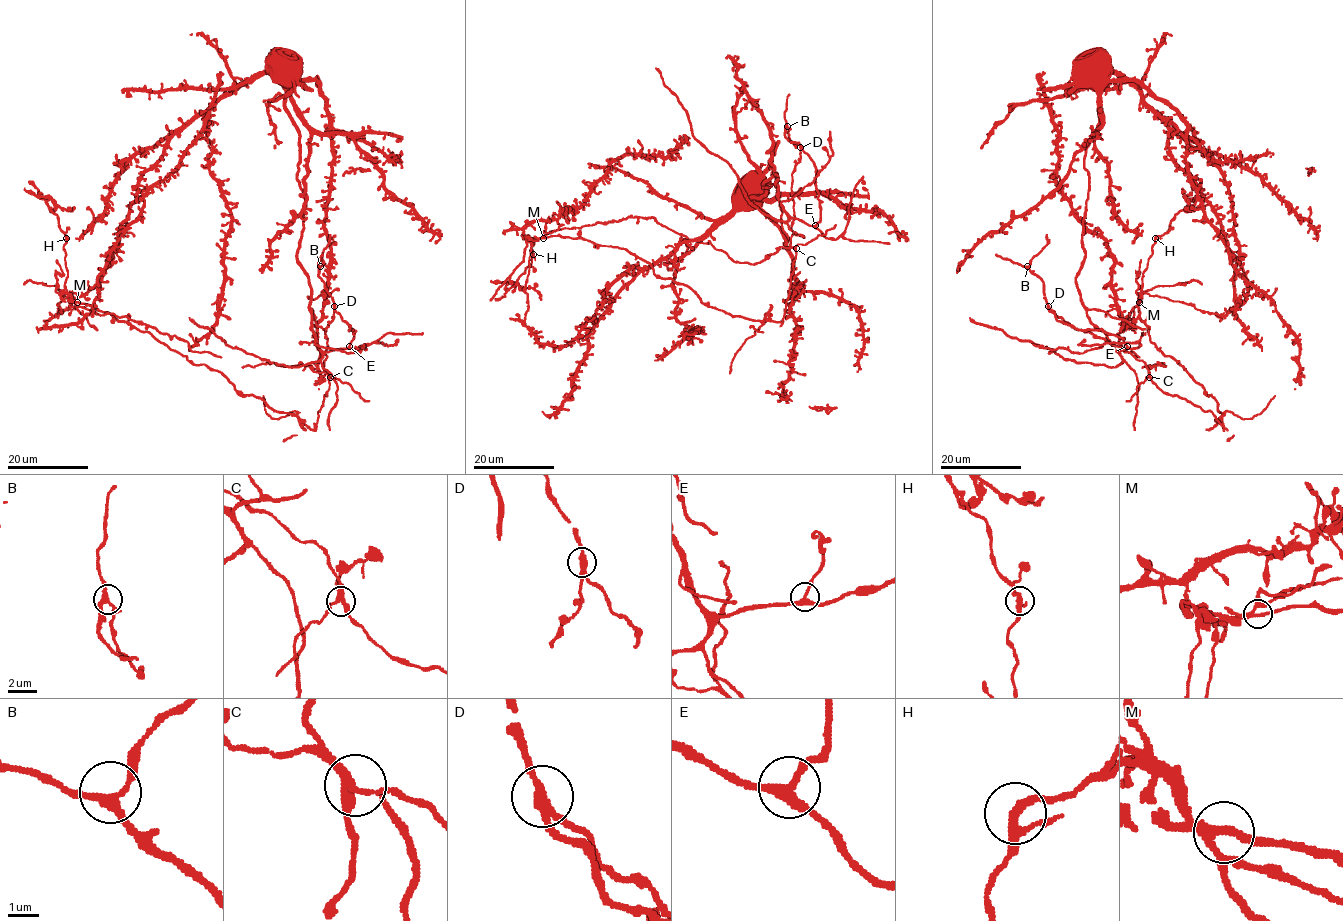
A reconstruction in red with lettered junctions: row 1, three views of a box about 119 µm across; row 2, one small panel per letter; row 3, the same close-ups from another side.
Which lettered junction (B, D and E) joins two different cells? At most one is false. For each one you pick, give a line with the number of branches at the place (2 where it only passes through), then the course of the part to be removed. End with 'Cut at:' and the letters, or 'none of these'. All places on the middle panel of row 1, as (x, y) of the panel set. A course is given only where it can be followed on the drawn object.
D: branches 3; course (800, 147), (791, 188), (796, 254), (780, 322), (708, 307), (623, 249), (542, 237), (632, 216), (687, 238)
Cut at: D

